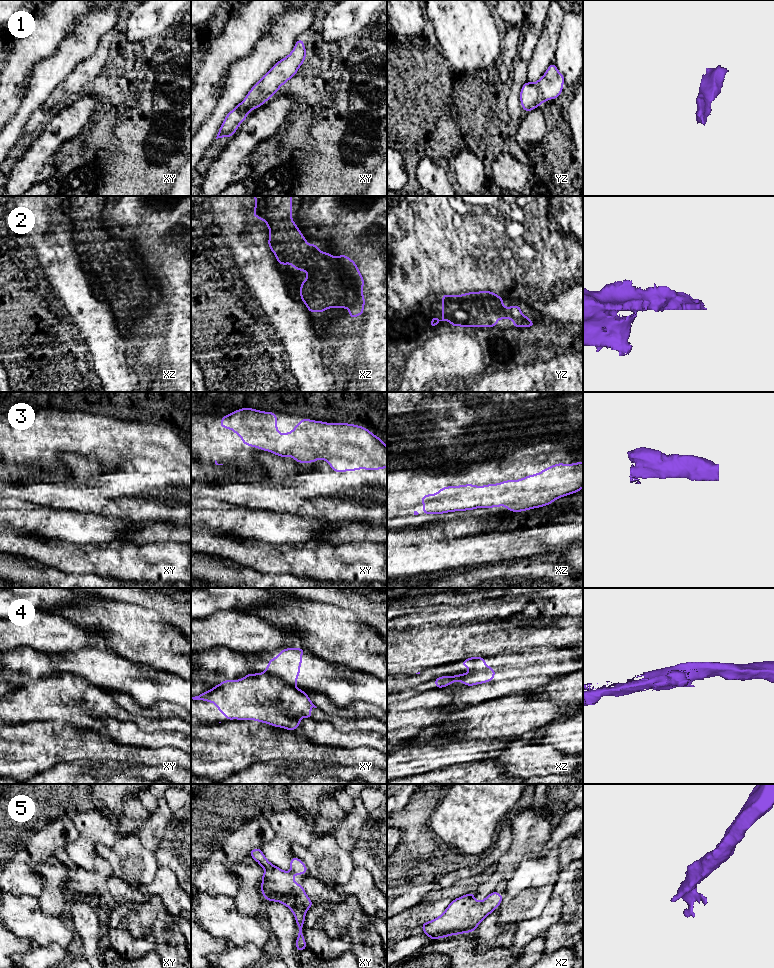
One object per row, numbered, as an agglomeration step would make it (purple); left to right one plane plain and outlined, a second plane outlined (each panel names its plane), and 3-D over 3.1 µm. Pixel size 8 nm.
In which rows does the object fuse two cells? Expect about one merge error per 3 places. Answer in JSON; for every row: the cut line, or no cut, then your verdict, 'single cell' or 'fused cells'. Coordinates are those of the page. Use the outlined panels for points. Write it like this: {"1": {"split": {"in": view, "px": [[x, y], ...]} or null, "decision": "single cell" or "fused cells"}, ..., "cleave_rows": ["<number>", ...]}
{"1": {"split": null, "decision": "single cell"}, "2": {"split": null, "decision": "single cell"}, "3": {"split": null, "decision": "single cell"}, "4": {"split": {"in": "xy", "px": [[263, 672], [277, 676], [295, 687]]}, "decision": "fused cells"}, "5": {"split": null, "decision": "single cell"}, "cleave_rows": ["4"]}

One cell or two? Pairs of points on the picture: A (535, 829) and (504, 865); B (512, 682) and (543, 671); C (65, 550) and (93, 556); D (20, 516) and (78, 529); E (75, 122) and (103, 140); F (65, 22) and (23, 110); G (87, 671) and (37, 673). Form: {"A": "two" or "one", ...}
{"A": "one", "B": "one", "C": "one", "D": "one", "E": "two", "F": "two", "G": "one"}

